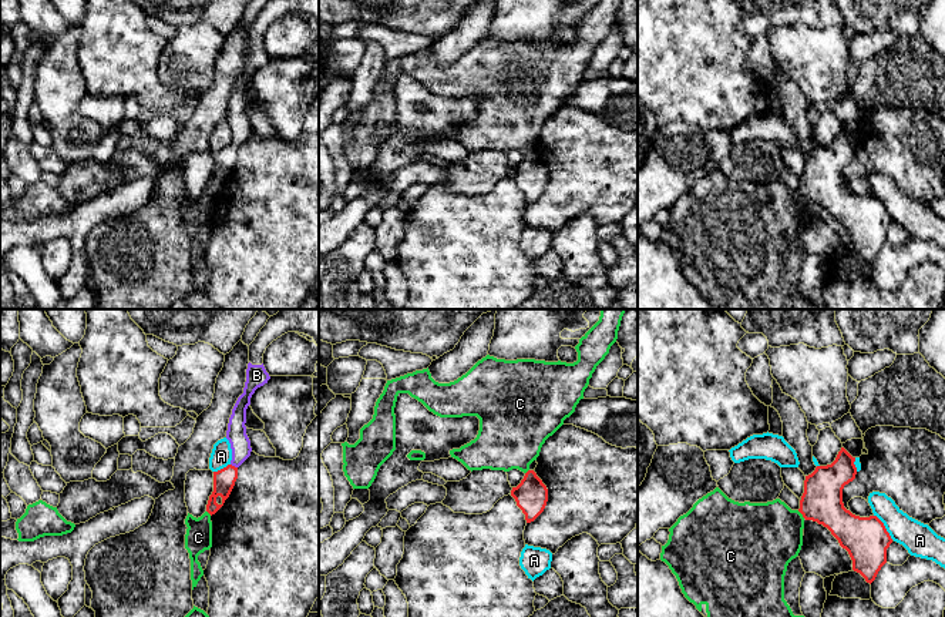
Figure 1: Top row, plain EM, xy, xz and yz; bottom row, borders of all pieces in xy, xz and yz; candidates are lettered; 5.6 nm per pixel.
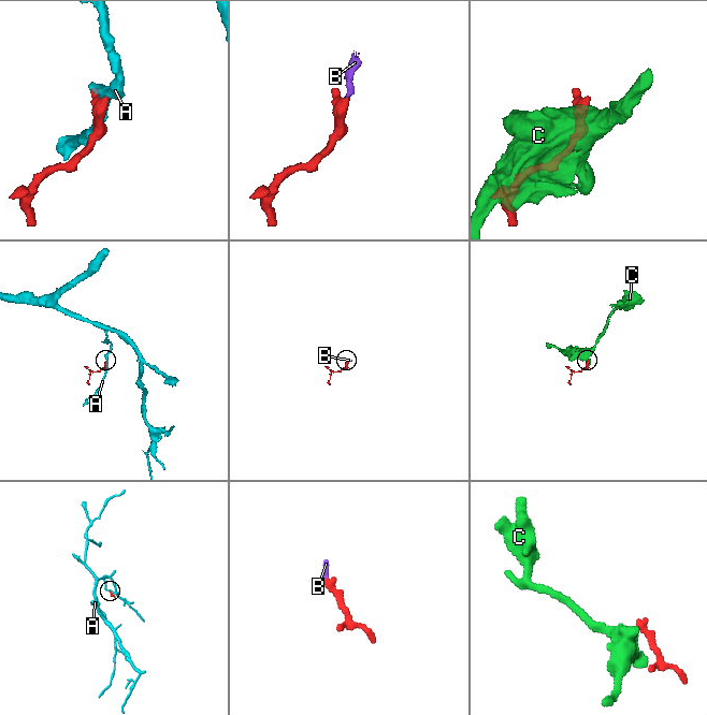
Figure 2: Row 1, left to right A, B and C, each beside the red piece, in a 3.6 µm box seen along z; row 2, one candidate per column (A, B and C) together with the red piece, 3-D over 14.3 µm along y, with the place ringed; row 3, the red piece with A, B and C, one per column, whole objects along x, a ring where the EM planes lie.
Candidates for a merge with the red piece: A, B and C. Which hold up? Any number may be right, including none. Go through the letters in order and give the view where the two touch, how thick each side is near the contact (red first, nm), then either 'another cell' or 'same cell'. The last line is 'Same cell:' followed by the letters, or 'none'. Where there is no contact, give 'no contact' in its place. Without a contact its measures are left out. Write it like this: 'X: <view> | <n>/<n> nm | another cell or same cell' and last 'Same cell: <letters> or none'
A: yz | 260/180 nm | another cell
B: xy | 130/110 nm | same cell
C: yz | 240/400 nm | another cell
Same cell: B

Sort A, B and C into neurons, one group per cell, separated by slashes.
A / B / C

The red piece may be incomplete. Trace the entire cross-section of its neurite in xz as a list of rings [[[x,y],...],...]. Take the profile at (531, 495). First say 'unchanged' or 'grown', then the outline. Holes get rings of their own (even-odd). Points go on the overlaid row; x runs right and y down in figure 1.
unchanged; [[[528,470],[521,483],[512,487],[511,496],[525,514],[527,523],[531,523],[544,512],[548,502],[548,489],[534,470]]]

